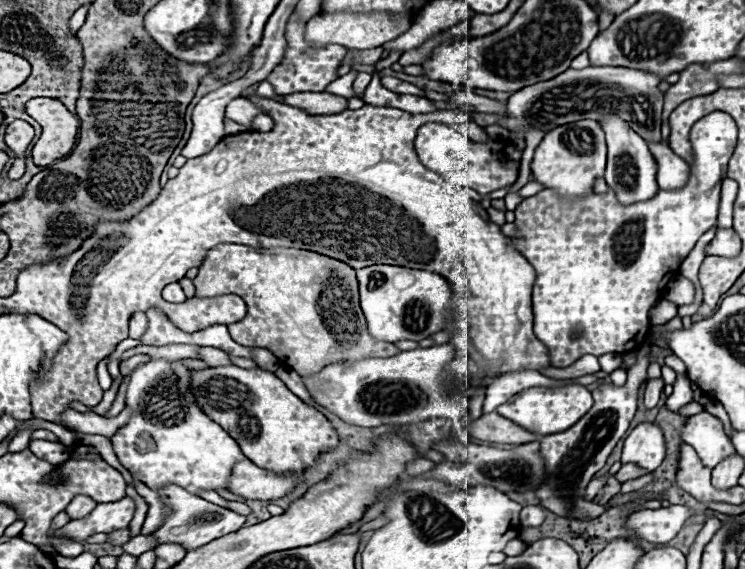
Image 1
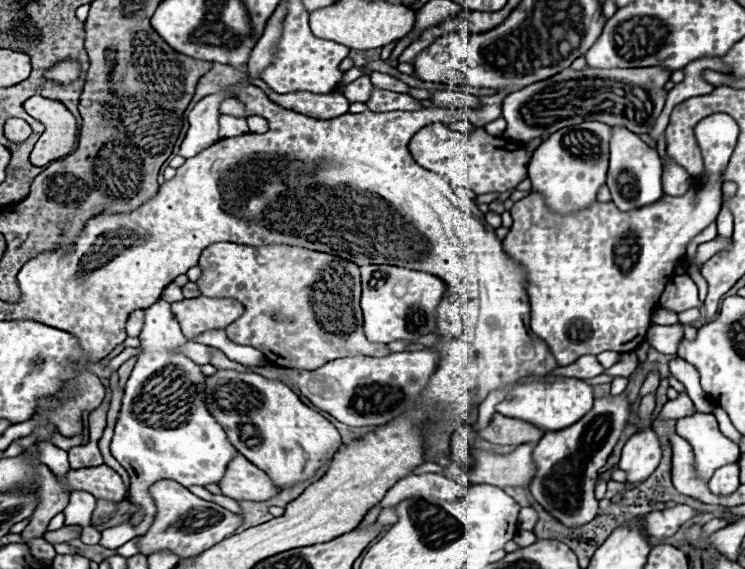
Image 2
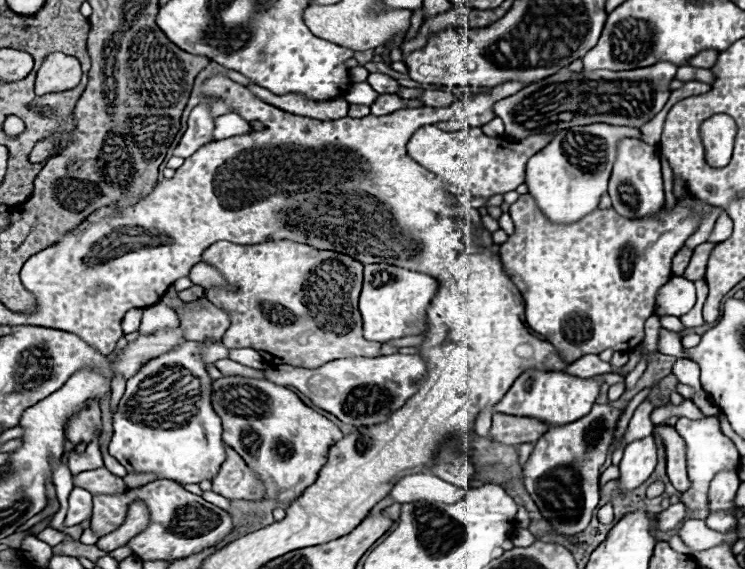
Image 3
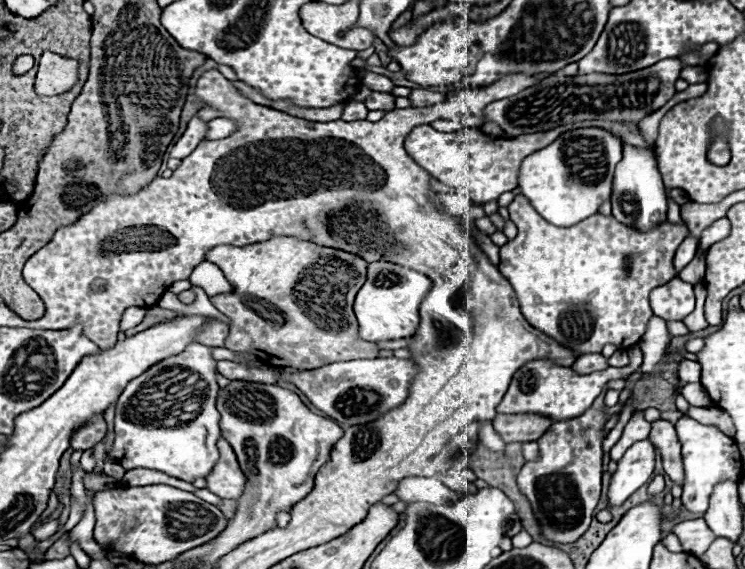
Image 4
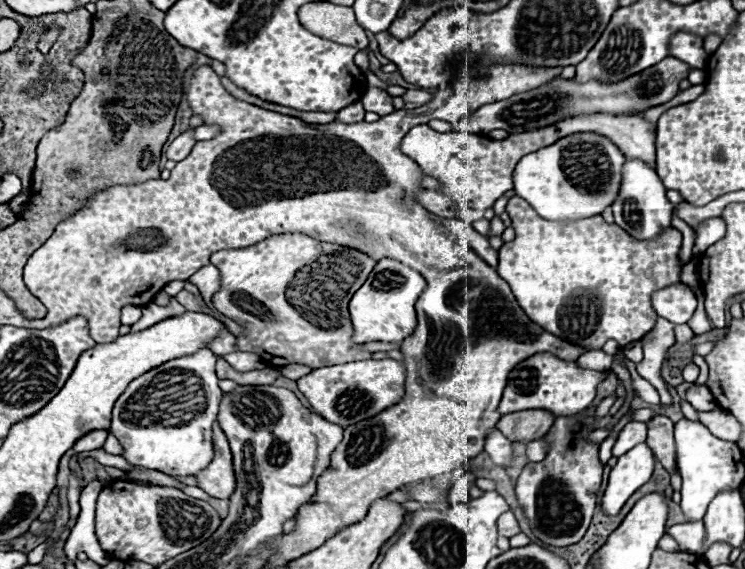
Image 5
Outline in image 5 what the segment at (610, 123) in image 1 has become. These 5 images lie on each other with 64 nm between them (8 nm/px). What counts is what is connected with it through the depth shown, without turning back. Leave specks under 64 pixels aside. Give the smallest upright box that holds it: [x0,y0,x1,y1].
[612,158,674,240]

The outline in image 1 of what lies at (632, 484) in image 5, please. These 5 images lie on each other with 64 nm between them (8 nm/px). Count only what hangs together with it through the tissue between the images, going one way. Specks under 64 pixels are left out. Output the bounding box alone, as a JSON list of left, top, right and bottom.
[622,422,666,472]

